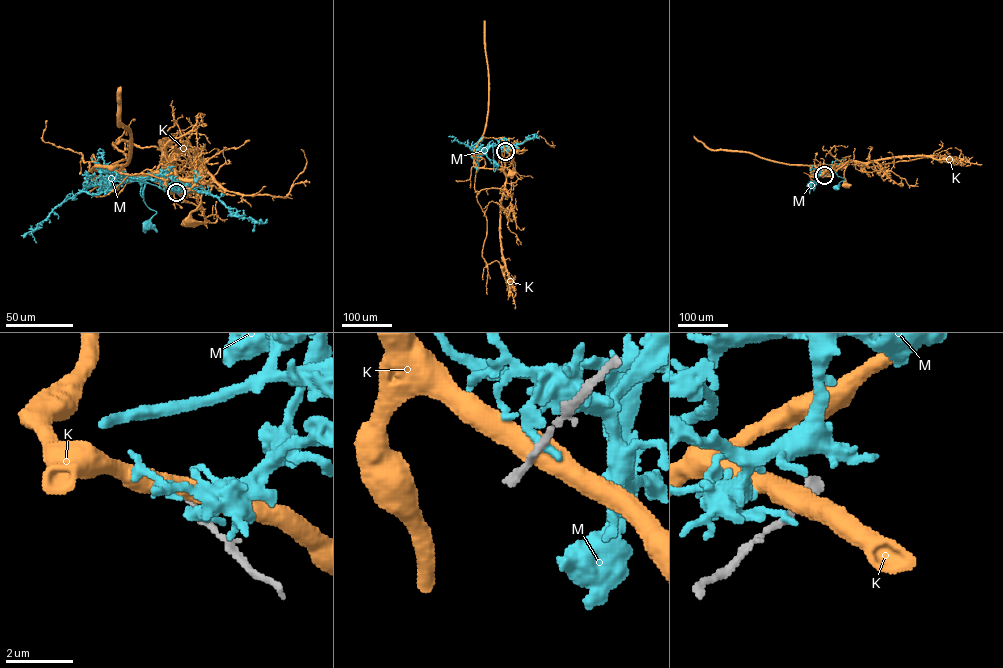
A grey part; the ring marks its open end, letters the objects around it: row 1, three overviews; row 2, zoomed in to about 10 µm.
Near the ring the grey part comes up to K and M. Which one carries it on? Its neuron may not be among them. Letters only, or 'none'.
none

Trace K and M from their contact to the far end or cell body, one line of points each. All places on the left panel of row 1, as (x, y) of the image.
K: (177, 193), (189, 195), (195, 178), (177, 179), (175, 168), (179, 171), (197, 169), (202, 195), (189, 222)
M: (177, 194), (182, 191), (164, 182), (131, 180), (123, 176), (137, 181), (144, 202), (156, 213), (145, 224)

